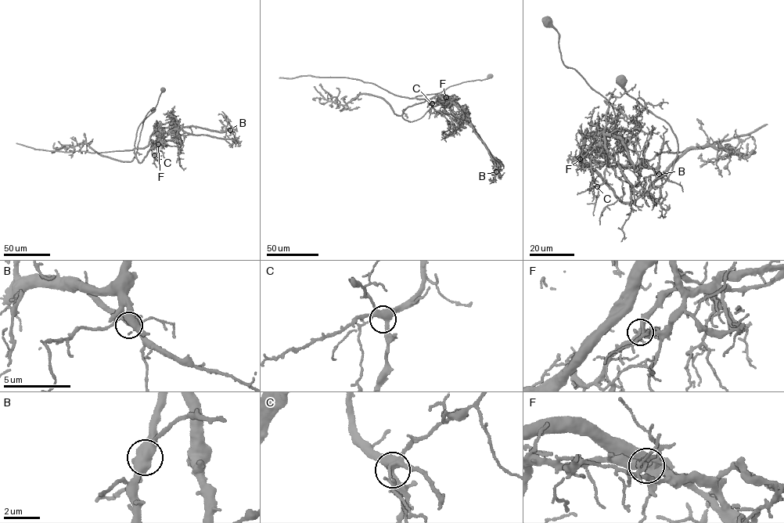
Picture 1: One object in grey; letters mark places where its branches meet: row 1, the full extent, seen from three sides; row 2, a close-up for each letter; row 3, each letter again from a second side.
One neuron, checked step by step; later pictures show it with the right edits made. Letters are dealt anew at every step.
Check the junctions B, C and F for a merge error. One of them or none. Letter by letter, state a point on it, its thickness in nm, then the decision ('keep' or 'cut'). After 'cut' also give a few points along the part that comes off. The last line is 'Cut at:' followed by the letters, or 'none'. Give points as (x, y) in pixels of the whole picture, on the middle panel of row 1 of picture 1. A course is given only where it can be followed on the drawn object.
B: at (496, 171); 440 nm thick; keep
C: at (432, 103); 440 nm thick; keep
F: at (446, 97); 440 nm thick; cut; foreign part runs (446, 97), (440, 96), (433, 102), (403, 97), (375, 84), (347, 77), (307, 75), (279, 77)
Cut at: F

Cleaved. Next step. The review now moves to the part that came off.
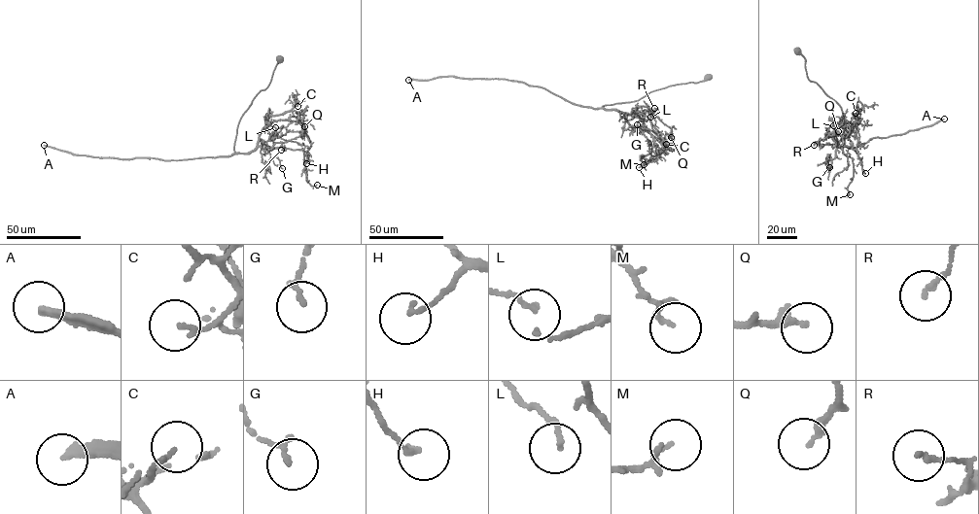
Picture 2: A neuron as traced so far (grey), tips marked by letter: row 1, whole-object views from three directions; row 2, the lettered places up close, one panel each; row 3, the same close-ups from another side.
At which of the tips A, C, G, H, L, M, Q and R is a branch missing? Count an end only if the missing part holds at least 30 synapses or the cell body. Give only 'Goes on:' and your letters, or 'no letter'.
Goes on: A

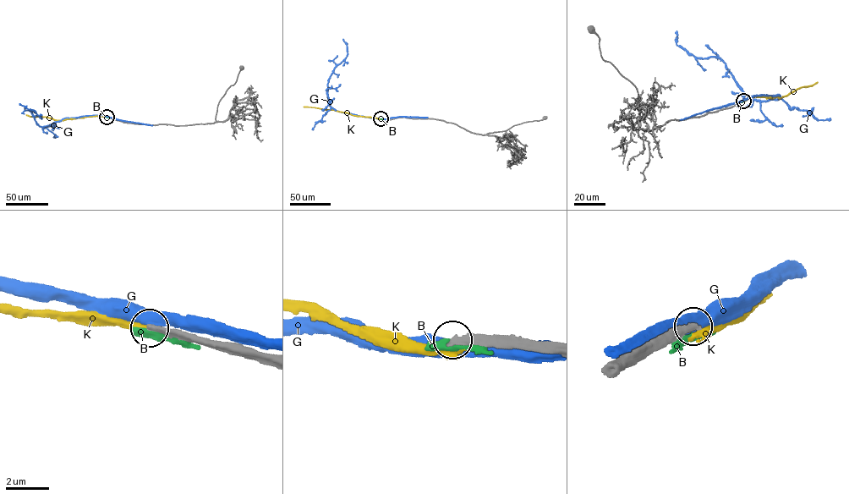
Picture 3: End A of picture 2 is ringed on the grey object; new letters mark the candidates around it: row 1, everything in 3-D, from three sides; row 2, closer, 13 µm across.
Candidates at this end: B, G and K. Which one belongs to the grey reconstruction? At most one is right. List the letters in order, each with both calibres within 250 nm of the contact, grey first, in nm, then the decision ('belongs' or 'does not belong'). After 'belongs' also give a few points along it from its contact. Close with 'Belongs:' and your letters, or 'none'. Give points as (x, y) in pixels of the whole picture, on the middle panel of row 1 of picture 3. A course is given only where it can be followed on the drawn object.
B: 440 nm thick on the grey side, 320 nm on the other; does not belong
G: 320 nm thick on the grey side, 500 nm on the other; does not belong
K: 320 nm thick on the grey side, 420 nm on the other; does not belong
Belongs: none

